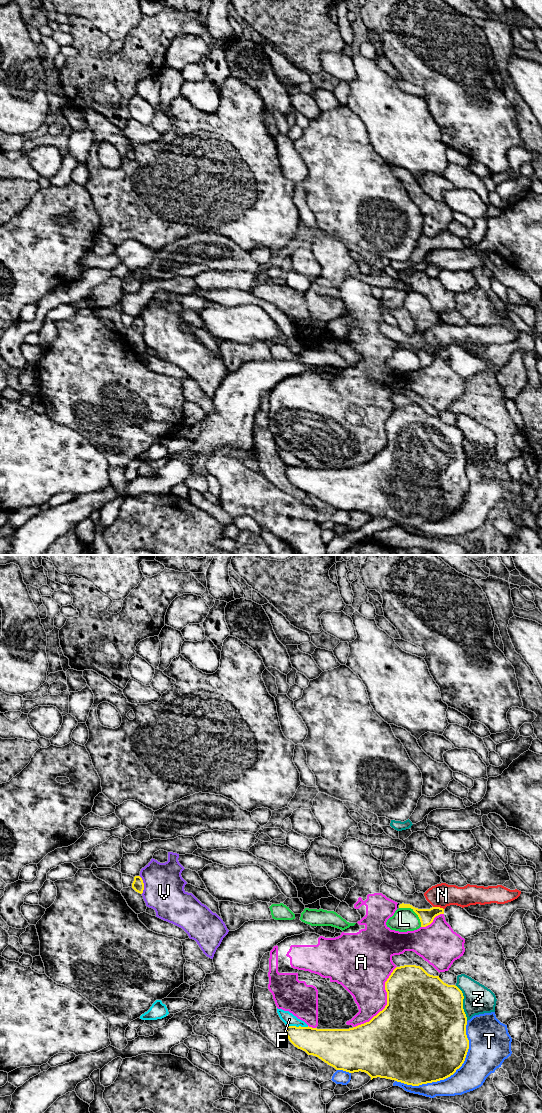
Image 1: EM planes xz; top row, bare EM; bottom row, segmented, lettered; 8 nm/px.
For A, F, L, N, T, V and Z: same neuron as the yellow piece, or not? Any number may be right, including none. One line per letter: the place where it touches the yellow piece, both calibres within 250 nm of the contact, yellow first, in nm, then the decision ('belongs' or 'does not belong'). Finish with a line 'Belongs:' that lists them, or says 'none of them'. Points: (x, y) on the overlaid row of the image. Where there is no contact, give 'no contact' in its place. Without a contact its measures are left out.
A: meets yellow in xz at (387, 1002); 500 nm thick on the yellow side, 320 nm on the other; does not belong
F: meets yellow in xz at (299, 1026); 240 nm thick on the yellow side, 100 nm on the other; does not belong
L: meets yellow in xz at (414, 911); 120 nm thick on the yellow side, 190 nm on the other; does not belong
N: meets yellow in xz at (438, 907); 120 nm thick on the yellow side, 190 nm on the other; does not belong
T: meets yellow in xz at (450, 1075); 500 nm thick on the yellow side, 240 nm on the other; does not belong
V: meets yellow in xz at (143, 884); 90 nm thick on the yellow side, 320 nm on the other; does not belong
Z: meets yellow in xz at (462, 1003); 500 nm thick on the yellow side, 240 nm on the other; does not belong
Belongs: none of them

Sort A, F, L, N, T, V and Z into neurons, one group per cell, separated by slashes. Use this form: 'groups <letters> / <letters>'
groups A N / F T / L / V / Z

